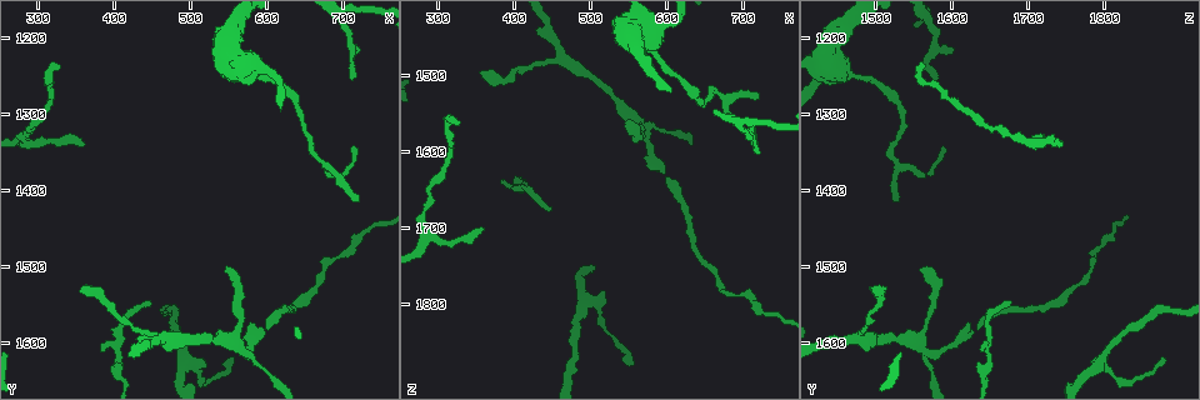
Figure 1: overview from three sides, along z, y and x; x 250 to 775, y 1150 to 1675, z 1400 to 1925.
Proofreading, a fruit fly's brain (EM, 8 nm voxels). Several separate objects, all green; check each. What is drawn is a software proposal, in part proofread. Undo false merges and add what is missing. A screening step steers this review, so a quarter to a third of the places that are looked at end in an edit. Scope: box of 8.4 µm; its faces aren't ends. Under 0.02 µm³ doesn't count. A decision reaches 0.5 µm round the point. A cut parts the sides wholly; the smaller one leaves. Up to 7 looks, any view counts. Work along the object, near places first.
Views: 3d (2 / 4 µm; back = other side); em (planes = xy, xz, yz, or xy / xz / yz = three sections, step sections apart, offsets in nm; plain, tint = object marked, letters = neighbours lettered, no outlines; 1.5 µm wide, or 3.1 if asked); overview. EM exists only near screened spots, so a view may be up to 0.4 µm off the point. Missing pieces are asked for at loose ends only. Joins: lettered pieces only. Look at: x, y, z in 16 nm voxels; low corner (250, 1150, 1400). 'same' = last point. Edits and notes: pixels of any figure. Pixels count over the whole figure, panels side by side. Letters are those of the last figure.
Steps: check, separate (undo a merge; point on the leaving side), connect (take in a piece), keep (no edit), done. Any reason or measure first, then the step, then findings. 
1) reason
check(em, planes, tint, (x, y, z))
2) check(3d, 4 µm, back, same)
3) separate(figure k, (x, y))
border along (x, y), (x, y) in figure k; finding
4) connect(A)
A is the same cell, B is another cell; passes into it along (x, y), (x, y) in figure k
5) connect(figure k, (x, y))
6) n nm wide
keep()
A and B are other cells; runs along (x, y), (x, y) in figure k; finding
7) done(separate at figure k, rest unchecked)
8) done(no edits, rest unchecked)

tapers out
check(em, planes, plain, (355, 1340, 1700))

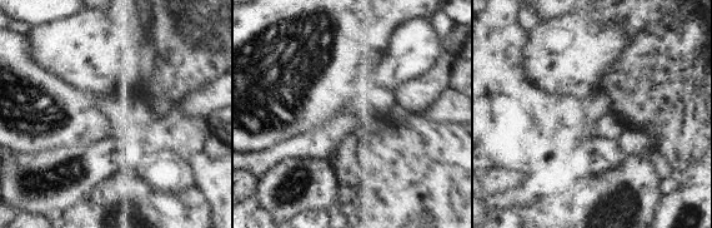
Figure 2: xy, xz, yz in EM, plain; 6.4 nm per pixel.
see the neighbours
check(em, planes, letters, same)

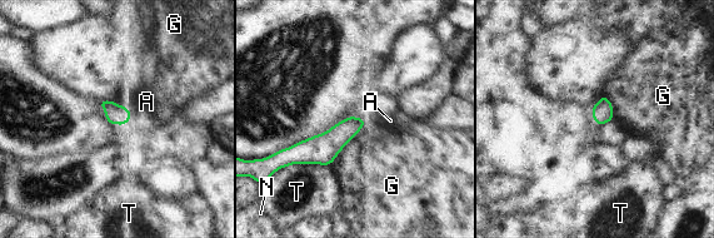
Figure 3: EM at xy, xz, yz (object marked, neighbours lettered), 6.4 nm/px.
G touches over 360 nm
keep()
A, G, N and T are other cells; border along (365, 123), (330, 164) in figure 3; no lettered piece goes on from it

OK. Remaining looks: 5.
free end
check(em, xy, step 4, letters, (325, 1235, 1560))

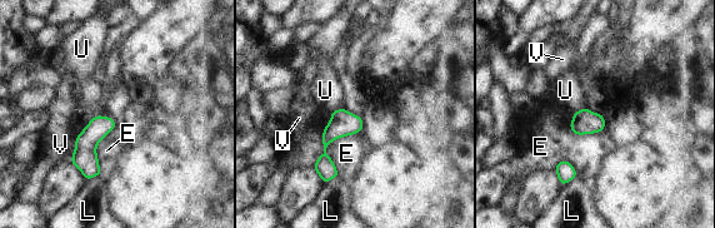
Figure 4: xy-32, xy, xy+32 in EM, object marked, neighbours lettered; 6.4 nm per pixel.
keep()
E, L, U and V are other cells; runs along (341, 112), (325, 140), (325, 178) in figure 4; no lettered piece goes on from it

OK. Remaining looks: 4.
branch stops here
check(3d, 4 µm, (515, 1620, 1780))

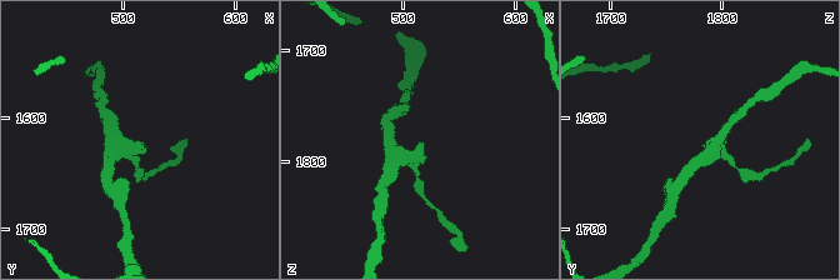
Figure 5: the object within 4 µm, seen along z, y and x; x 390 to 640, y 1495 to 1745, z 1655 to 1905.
check(em, planes, letters, (516, 1620, 1780))

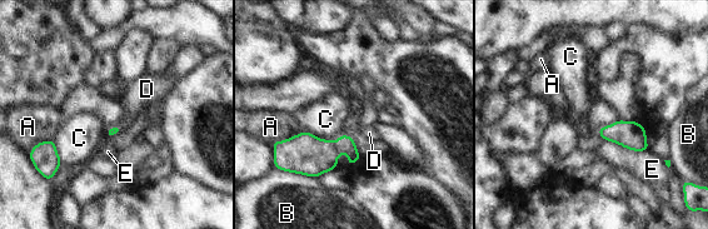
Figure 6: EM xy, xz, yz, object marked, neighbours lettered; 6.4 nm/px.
keep()
A, B, C, D and E are other cells; border along (305, 129), (329, 140), (340, 135) in figure 6; no lettered piece goes on from it

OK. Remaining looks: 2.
done(no edits, rest unchecked)

